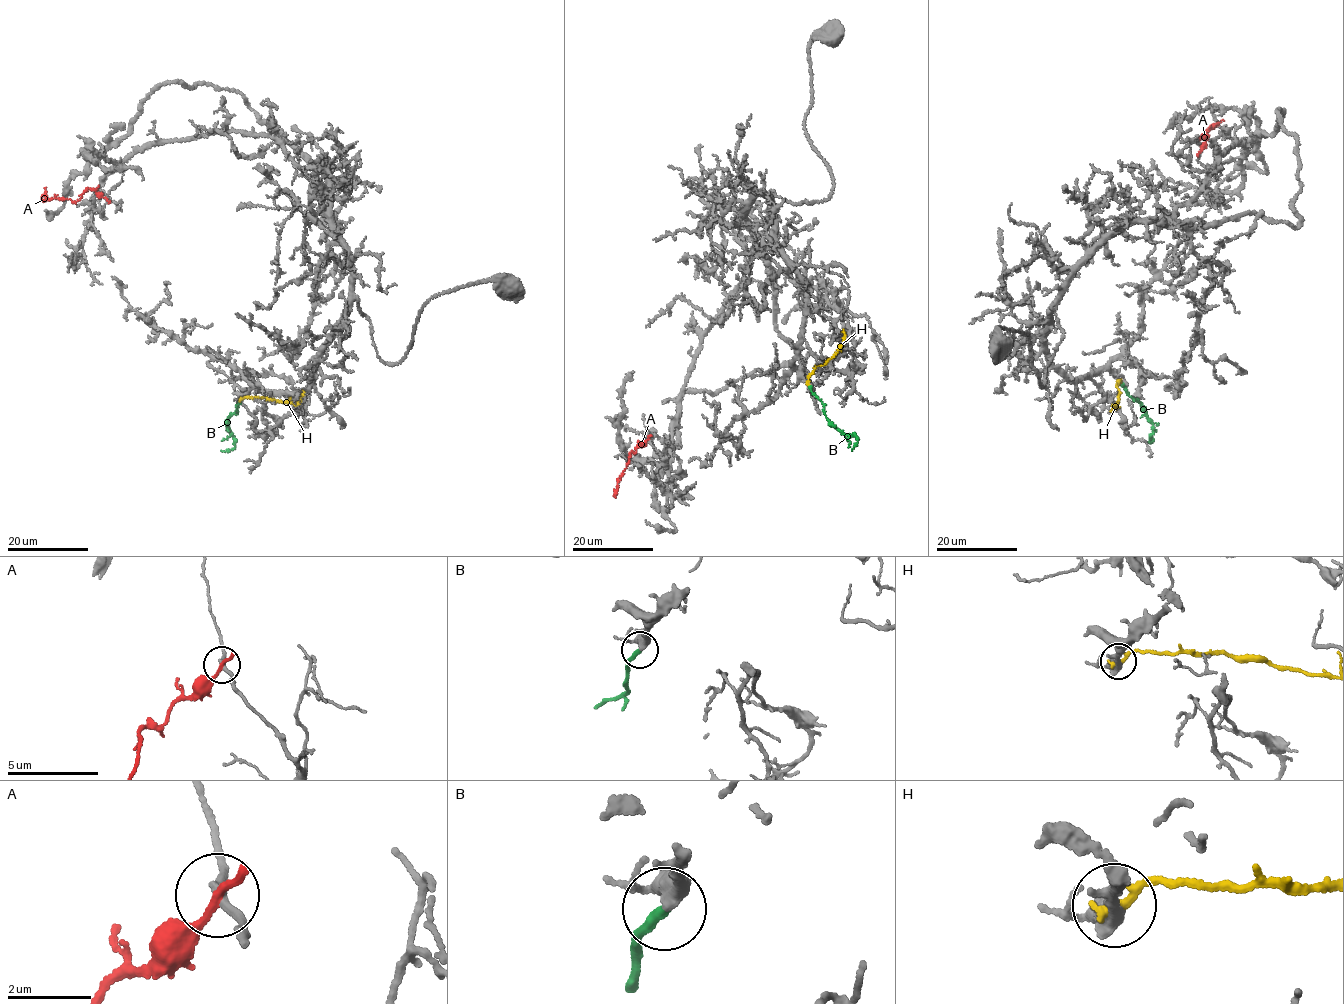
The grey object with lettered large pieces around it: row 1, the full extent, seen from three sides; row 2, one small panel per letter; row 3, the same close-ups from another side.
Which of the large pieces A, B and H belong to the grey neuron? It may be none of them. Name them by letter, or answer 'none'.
B

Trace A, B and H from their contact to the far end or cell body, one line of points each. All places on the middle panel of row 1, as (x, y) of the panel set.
A: (647, 438), (630, 453), (616, 494)
B: (810, 386), (822, 403), (829, 421), (846, 435), (857, 437), (851, 451)
H: (808, 383), (816, 368), (831, 357), (843, 343), (844, 330)

